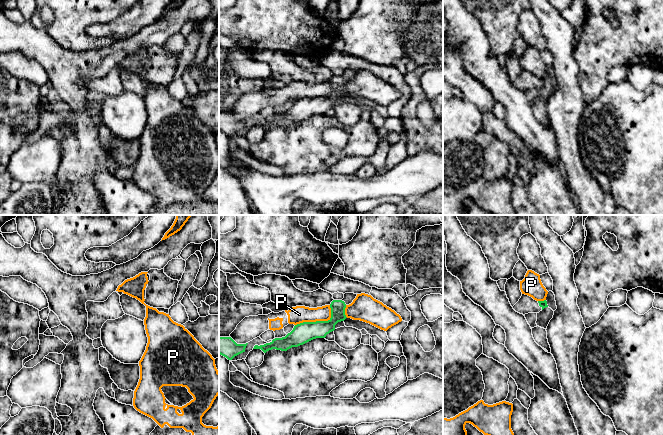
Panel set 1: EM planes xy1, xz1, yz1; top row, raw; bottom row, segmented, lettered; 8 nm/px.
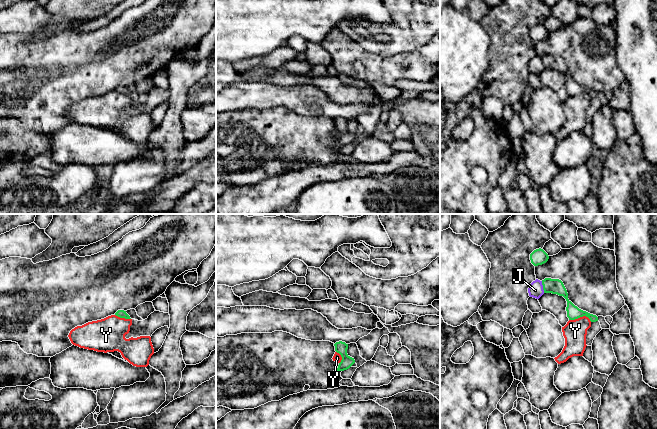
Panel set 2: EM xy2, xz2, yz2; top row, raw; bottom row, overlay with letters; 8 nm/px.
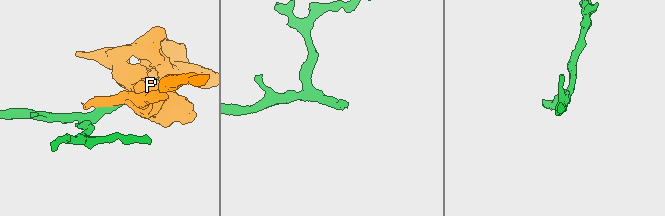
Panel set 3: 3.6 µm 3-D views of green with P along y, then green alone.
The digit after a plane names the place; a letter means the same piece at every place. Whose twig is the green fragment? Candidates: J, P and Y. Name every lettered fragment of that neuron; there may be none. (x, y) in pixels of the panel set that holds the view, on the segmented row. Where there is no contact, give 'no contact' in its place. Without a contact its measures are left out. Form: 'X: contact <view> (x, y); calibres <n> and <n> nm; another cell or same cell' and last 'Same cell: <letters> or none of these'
J: contact yz2 (543, 287); calibres 130 and 120 nm; another cell
P: contact xz1 (318, 321); calibres 160 and 140 nm; another cell
Y: contact yz2 (580, 316); calibres 110 and 190 nm; another cell
Same cell: none of these

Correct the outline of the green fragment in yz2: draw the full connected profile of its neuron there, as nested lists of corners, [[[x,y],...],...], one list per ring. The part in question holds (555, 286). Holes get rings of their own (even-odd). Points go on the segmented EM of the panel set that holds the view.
[[[545,278],[544,280],[542,280],[542,285],[544,293],[557,294],[559,296],[563,296],[566,299],[567,301],[566,311],[569,320],[575,320],[580,317],[586,316],[590,319],[591,322],[598,321],[598,317],[596,315],[590,314],[586,311],[579,309],[568,299],[567,290],[561,280]]]

